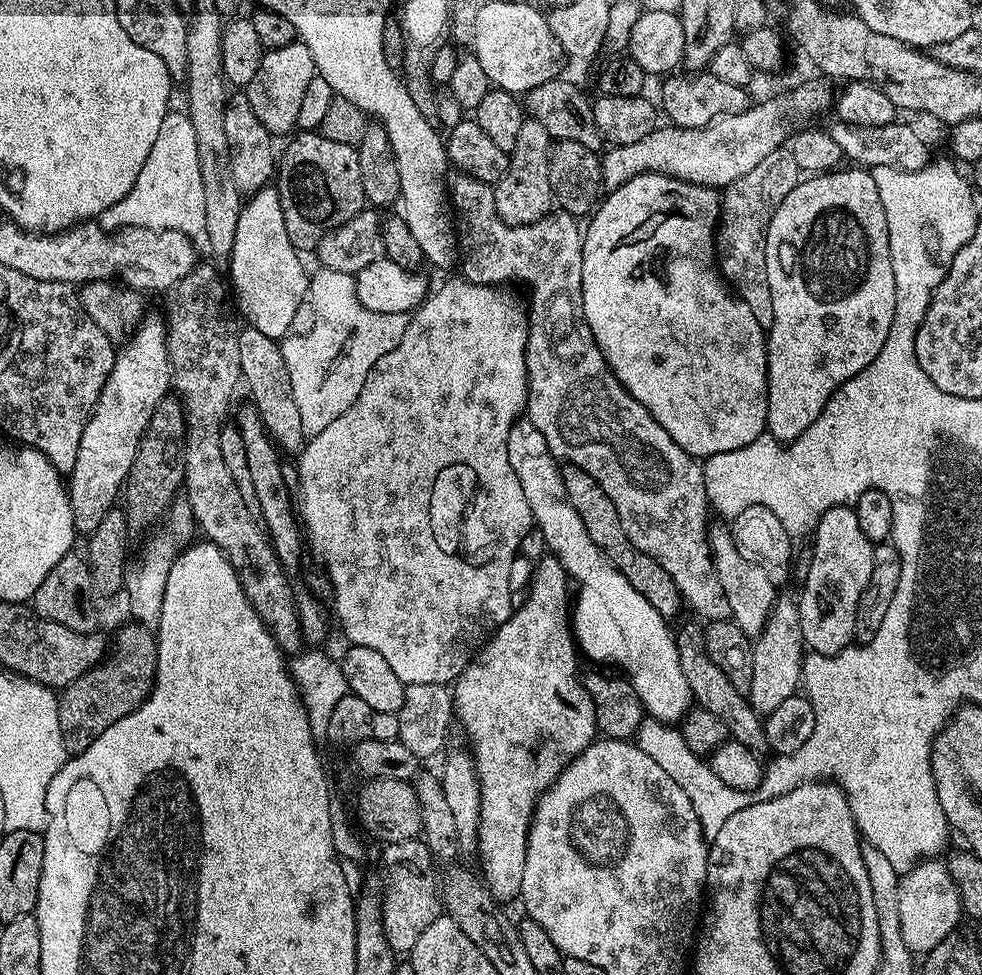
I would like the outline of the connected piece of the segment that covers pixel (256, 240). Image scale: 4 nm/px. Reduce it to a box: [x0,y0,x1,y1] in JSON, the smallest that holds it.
[228,185,309,339]

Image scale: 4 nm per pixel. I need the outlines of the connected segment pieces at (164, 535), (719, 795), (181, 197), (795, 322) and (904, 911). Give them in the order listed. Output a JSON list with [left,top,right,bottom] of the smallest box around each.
[[126,499,197,626],[634,718,753,837],[98,110,208,246],[766,166,894,442],[898,858,962,954]]

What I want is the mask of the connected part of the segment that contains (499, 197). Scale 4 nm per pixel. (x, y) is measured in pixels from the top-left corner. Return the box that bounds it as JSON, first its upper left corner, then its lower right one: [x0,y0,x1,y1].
[496,118,554,226]

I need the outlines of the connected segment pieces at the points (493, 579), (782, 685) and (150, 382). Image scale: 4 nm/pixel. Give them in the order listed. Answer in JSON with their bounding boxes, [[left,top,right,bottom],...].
[[298,280,534,686],[746,595,806,714],[66,315,172,534]]

